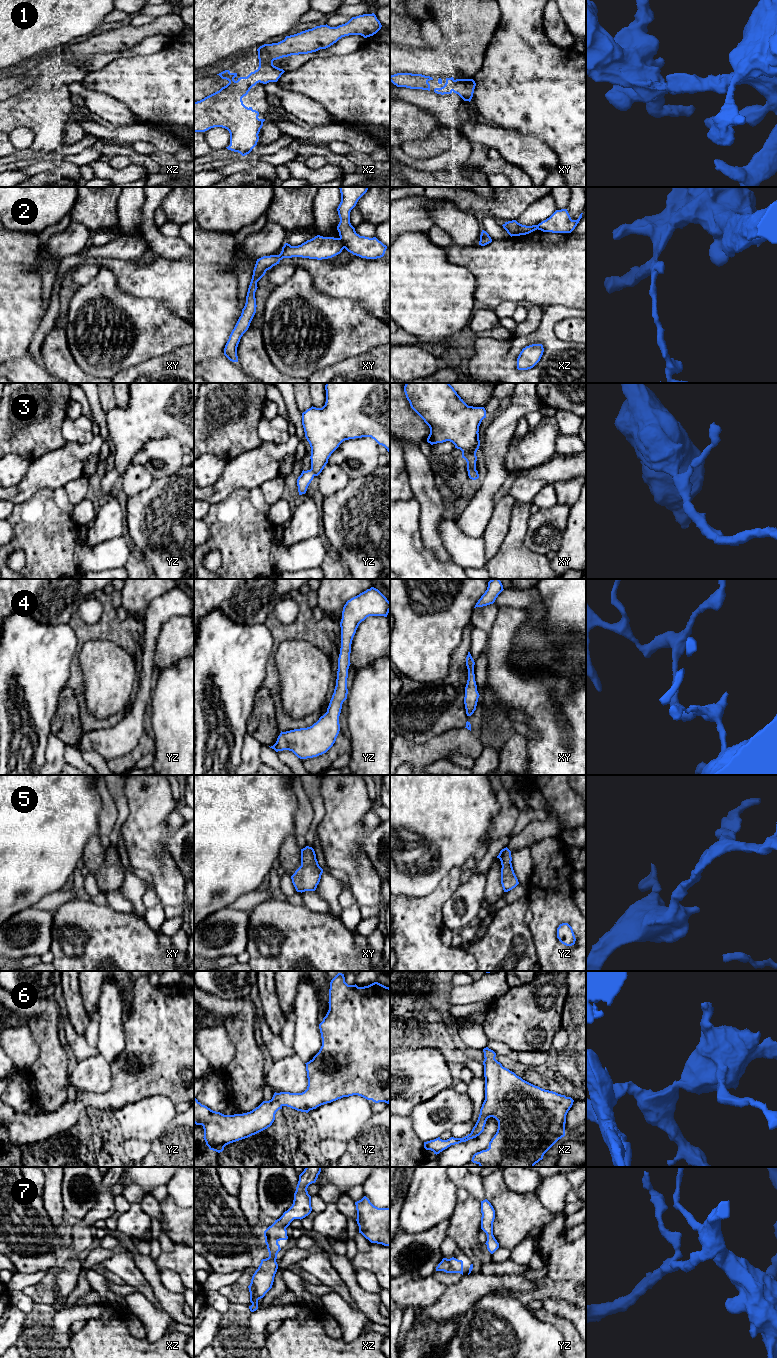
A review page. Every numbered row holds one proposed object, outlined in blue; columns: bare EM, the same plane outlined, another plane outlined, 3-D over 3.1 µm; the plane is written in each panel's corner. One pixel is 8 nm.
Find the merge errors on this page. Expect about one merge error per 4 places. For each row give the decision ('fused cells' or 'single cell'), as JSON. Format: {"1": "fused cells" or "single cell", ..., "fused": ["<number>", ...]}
{"1": "single cell", "2": "fused cells", "3": "single cell", "4": "single cell", "5": "single cell", "6": "single cell", "7": "single cell", "fused": ["2"]}

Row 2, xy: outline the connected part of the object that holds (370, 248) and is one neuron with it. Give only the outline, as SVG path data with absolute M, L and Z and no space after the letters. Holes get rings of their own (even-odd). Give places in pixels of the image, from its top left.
M339 187L341 202L337 208L340 222L337 226L344 248L353 255L366 259L384 256L387 246L376 237L360 236L350 223L350 212L369 187Z

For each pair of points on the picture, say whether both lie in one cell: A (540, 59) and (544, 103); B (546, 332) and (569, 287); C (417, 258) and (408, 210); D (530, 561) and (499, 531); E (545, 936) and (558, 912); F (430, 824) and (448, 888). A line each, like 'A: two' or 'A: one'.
A: one
B: two
C: two
D: two
E: one
F: two

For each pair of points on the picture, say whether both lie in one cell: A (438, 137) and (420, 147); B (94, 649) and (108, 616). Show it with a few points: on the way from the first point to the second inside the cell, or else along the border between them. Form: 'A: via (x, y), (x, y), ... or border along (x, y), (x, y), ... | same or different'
A: via (434, 141), (428, 147), (424, 147) | same
B: border along (120, 647), (109, 639), (89, 639), (78, 652) | different

